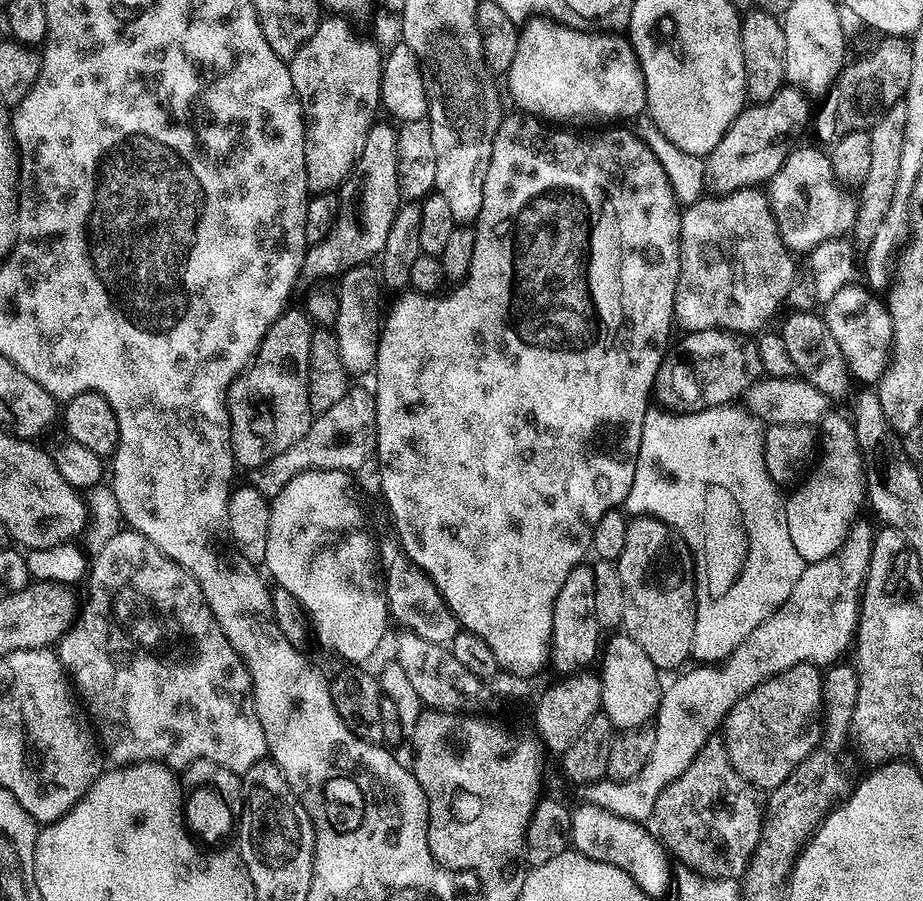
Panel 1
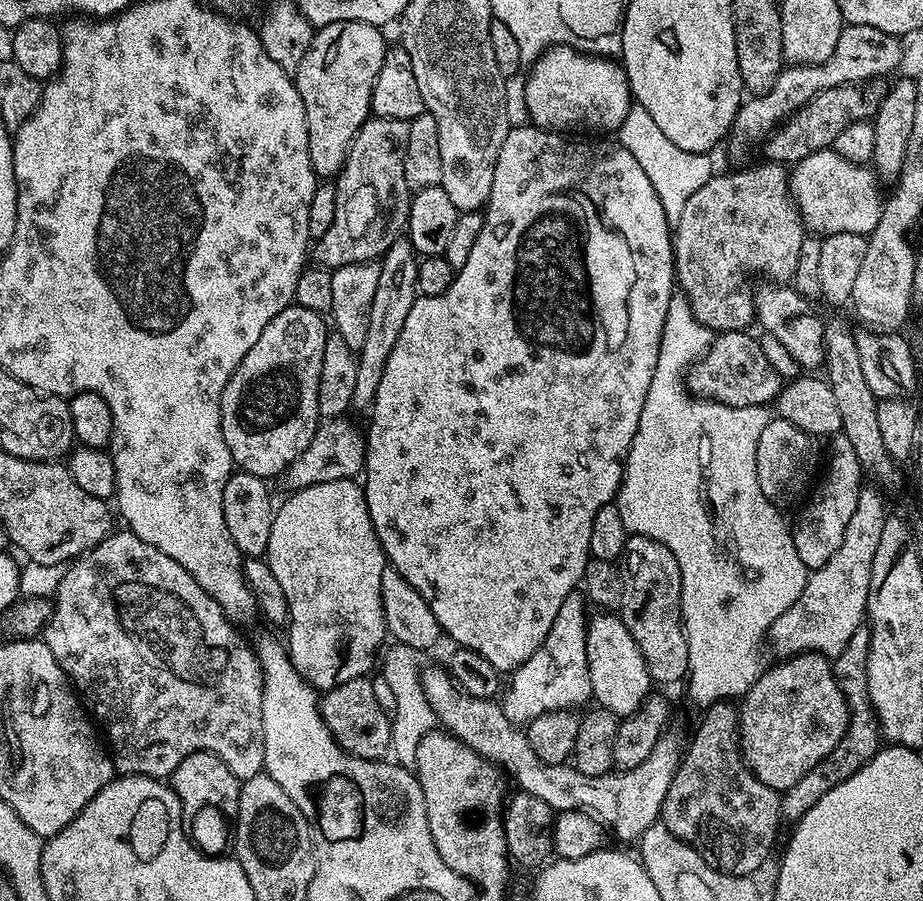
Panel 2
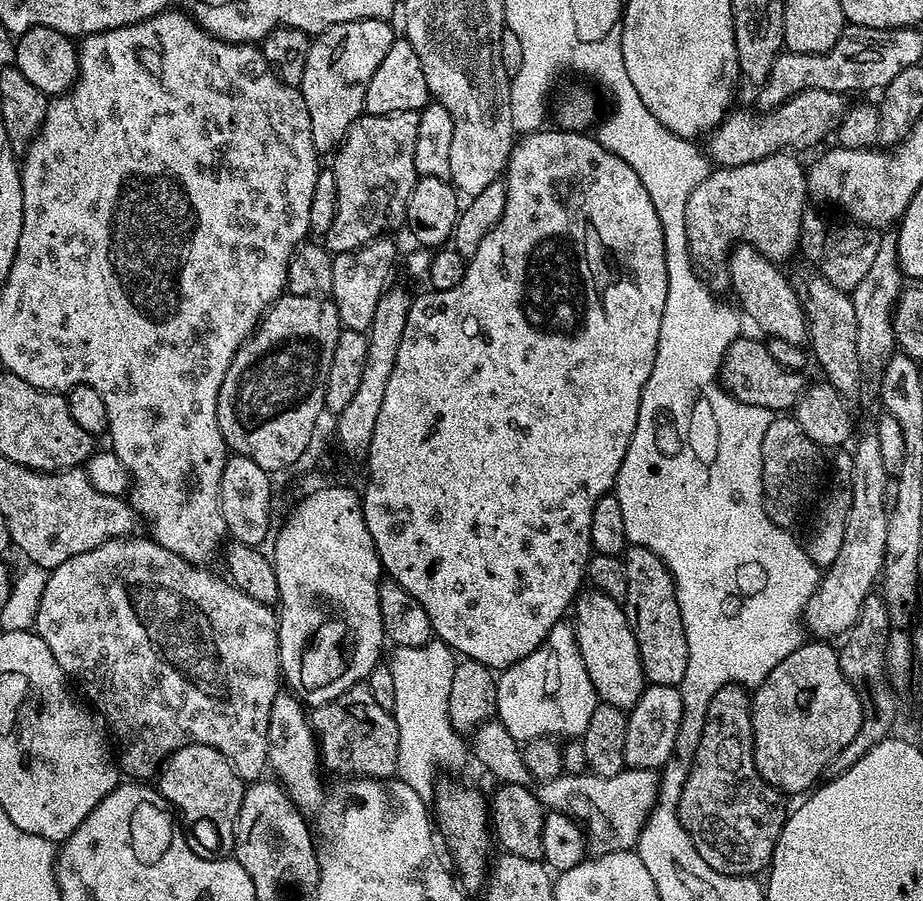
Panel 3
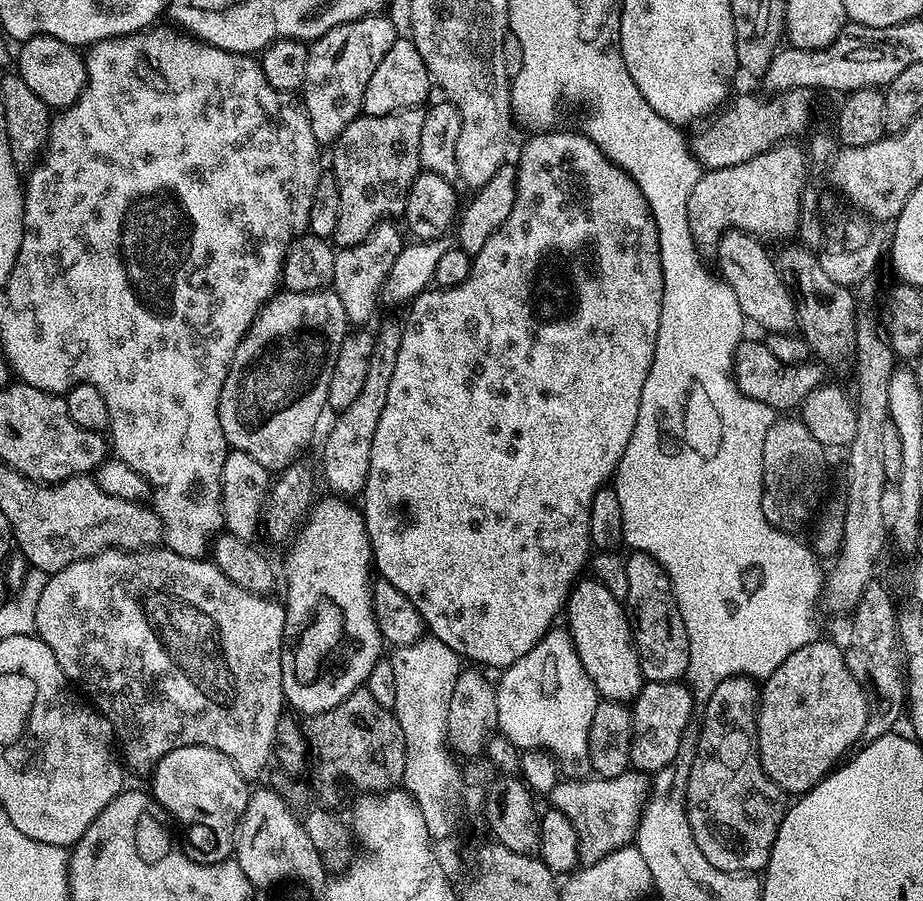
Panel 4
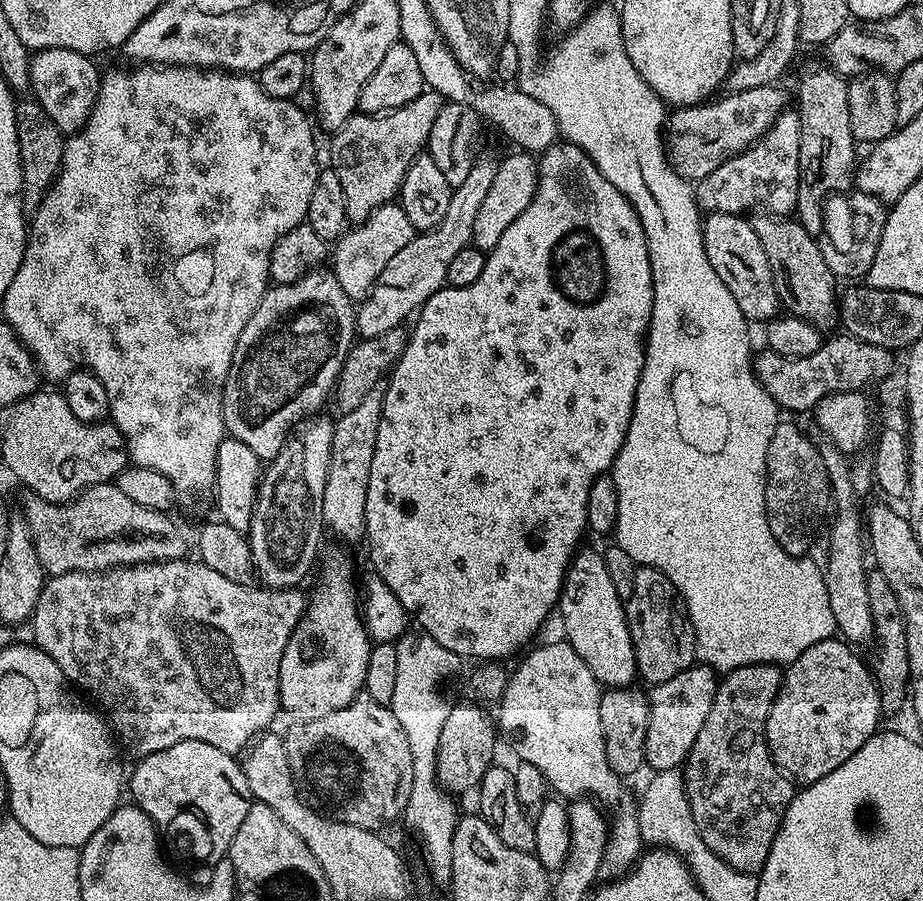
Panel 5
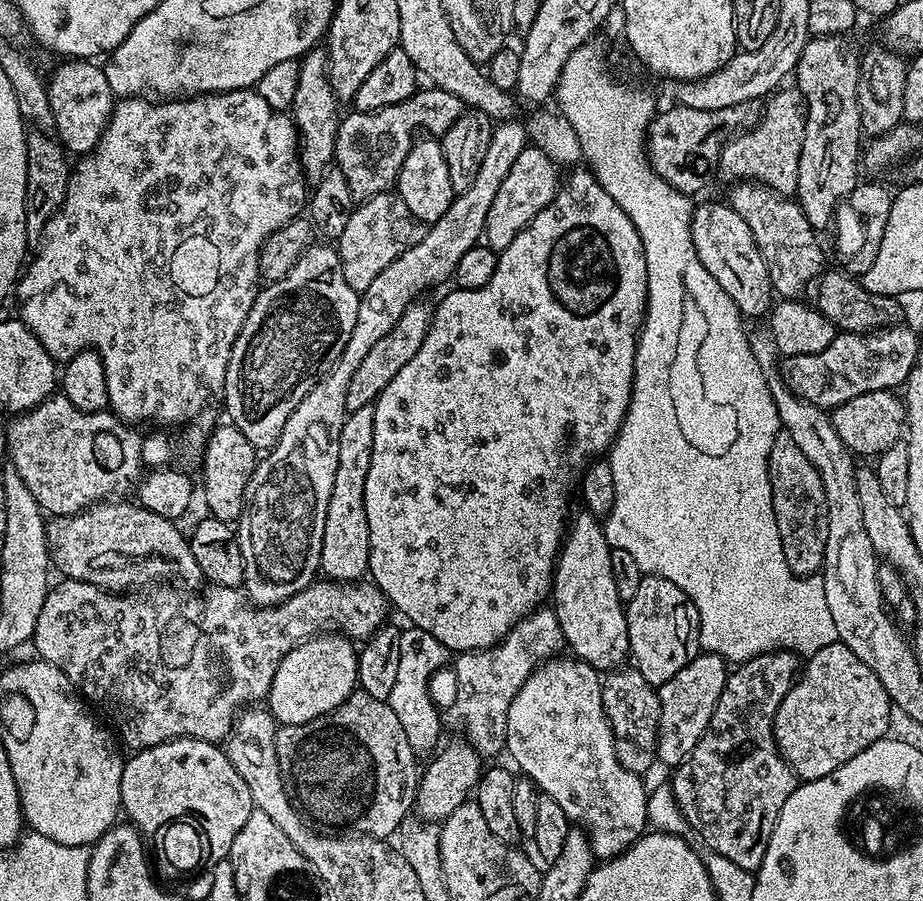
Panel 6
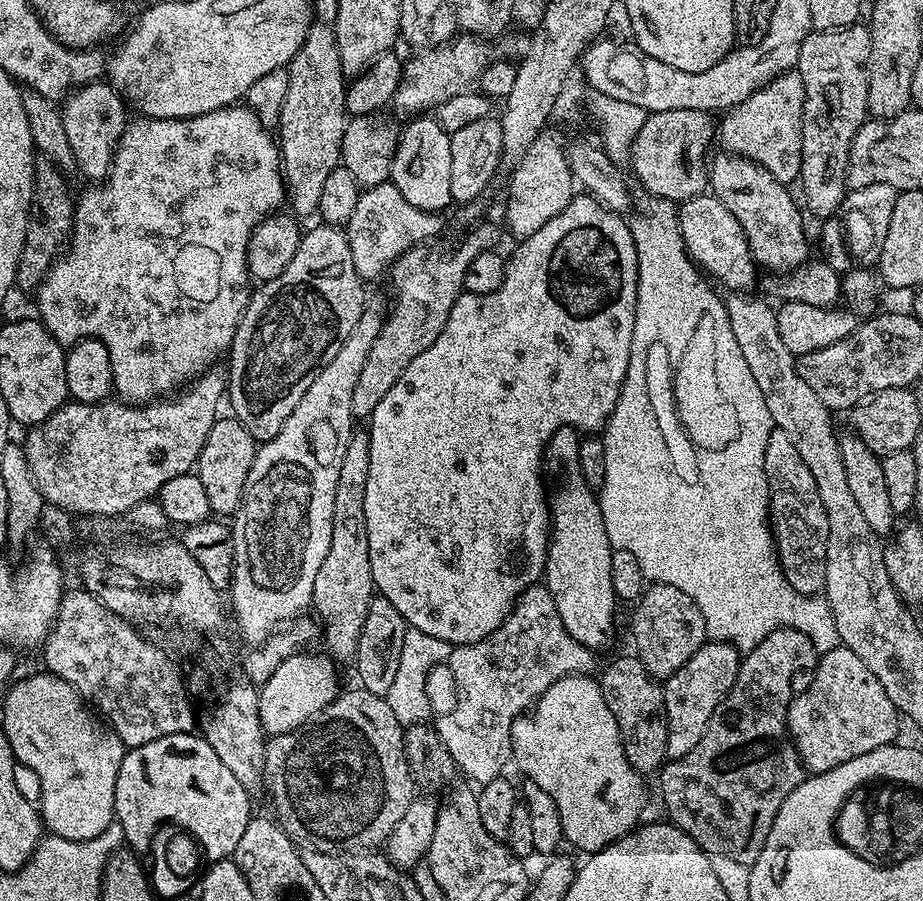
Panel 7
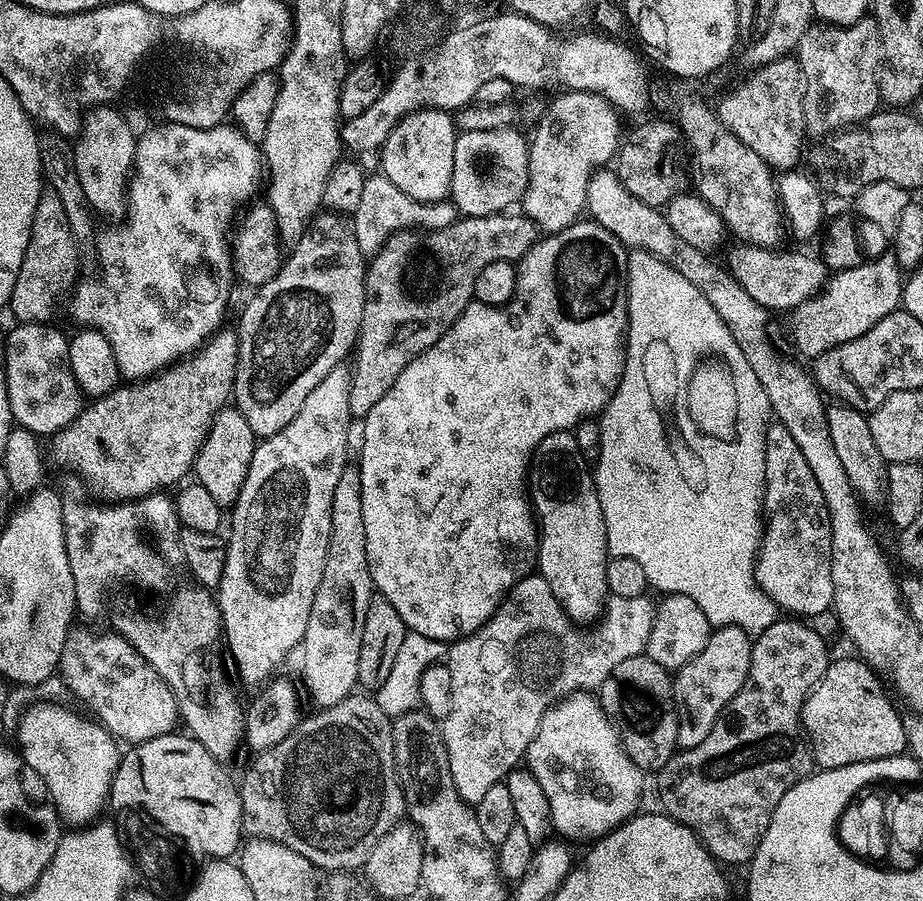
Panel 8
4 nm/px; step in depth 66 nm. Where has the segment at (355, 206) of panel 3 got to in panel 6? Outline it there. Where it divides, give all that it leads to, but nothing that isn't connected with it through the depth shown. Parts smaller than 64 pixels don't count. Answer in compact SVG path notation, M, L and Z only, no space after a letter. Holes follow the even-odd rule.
M435 86L421 87L410 99L380 108L377 112L349 111L349 116L341 119L340 129L336 131L334 164L342 170L342 174L346 174L353 201L369 200L374 198L374 194L382 194L395 185L402 162L406 162L406 154L410 154L419 128L425 128L428 131L425 133L433 137L443 137L444 132L465 111L466 105L454 98L454 94Z

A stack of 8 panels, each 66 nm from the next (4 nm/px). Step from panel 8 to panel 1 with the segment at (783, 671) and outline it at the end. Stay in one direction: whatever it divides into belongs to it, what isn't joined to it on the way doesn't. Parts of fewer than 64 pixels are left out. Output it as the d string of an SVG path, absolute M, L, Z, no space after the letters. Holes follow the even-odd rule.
M713 734L698 750L694 762L658 794L652 811L654 832L685 867L714 879L735 880L743 877L758 846L765 807L761 789L738 774L723 739Z

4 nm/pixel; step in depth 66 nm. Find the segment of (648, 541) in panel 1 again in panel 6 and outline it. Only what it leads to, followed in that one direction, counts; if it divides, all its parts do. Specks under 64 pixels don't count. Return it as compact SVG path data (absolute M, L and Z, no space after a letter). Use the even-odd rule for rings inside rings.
M645 574L634 598L626 602L628 651L634 667L653 686L670 682L682 666L700 655L700 619L694 602L674 582Z

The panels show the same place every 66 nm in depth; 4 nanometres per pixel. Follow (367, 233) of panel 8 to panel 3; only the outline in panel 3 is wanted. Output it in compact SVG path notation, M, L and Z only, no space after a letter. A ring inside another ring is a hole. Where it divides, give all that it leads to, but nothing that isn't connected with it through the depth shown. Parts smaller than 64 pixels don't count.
M388 239L374 240L357 252L342 252L333 259L334 278L330 300L336 303L336 316L347 331L364 332L374 322L378 298L386 290L388 271L396 260L396 244Z

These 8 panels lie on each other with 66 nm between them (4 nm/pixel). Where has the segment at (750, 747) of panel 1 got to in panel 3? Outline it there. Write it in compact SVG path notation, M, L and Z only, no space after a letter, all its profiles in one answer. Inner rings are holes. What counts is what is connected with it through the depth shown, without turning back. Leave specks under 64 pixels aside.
M805 642L798 650L794 650L794 654L790 654L790 658L782 658L782 662L770 670L768 677L752 696L754 762L758 766L758 774L762 774L765 782L773 784L784 794L807 793L821 779L819 776L823 777L827 773L828 765L834 757L846 746L850 746L850 742L854 742L864 721L864 700L842 672L839 651L835 647L831 648L833 645L828 642L812 643L816 644Z

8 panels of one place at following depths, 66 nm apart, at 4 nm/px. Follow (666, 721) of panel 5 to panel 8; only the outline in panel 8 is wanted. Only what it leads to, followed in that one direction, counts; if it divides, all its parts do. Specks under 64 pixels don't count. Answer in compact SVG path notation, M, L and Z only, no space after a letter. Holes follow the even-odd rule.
M731 624L725 628L716 628L708 637L706 646L690 662L675 669L672 676L672 701L676 707L678 718L677 745L681 749L693 748L714 730L714 722L718 714L742 690L742 682L746 682L746 674L750 670L750 654L753 637L738 626Z

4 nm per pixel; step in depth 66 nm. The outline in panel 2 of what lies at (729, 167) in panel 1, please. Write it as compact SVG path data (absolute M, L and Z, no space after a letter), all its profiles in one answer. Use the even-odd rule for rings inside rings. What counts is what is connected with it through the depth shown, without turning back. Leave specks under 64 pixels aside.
M848 24L838 38L838 46L834 46L834 54L830 54L826 62L785 66L770 90L766 90L761 96L749 95L741 103L730 131L733 154L744 156L755 144L756 147L763 145L773 130L780 127L793 112L806 106L806 102L810 102L810 98L814 98L822 90L887 77L887 72L894 71L904 56L904 48L900 44L903 44L901 37L874 30L874 26Z

